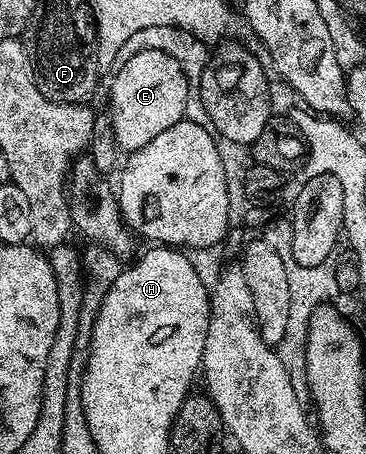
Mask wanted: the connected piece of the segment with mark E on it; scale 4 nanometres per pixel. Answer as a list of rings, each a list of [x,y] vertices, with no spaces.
[[[140,50],[111,75],[112,127],[121,151],[131,152],[150,144],[154,136],[185,121],[190,87],[182,64],[161,50]]]

